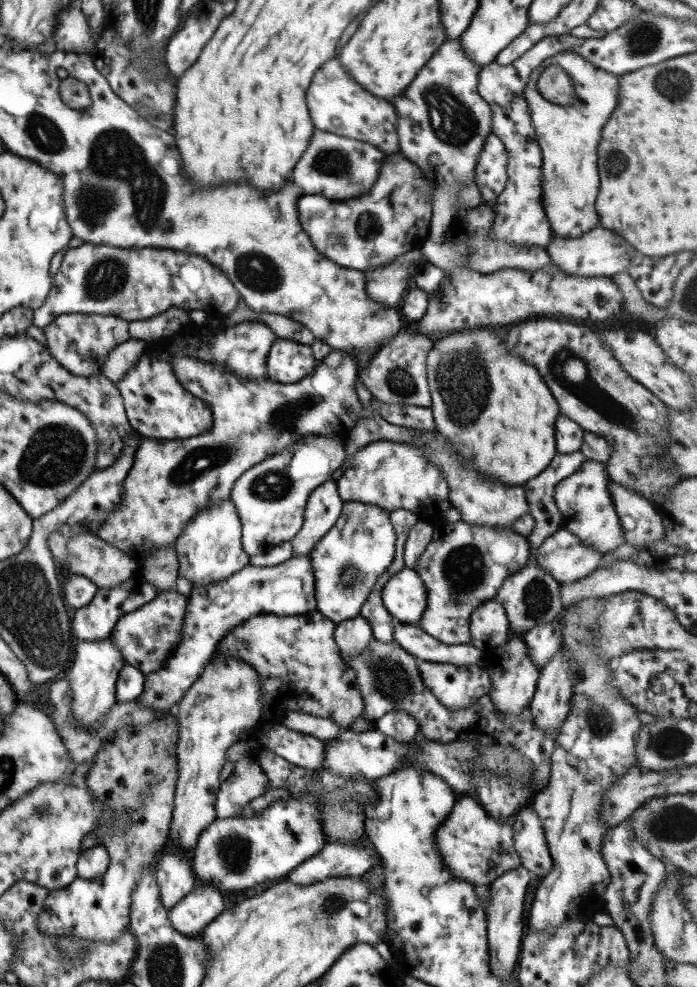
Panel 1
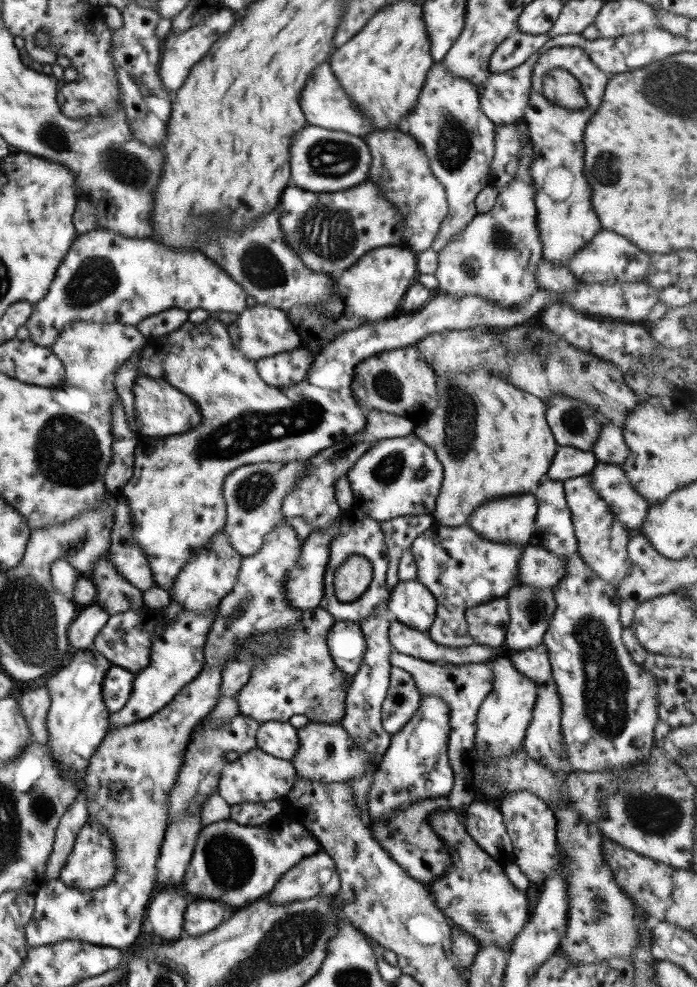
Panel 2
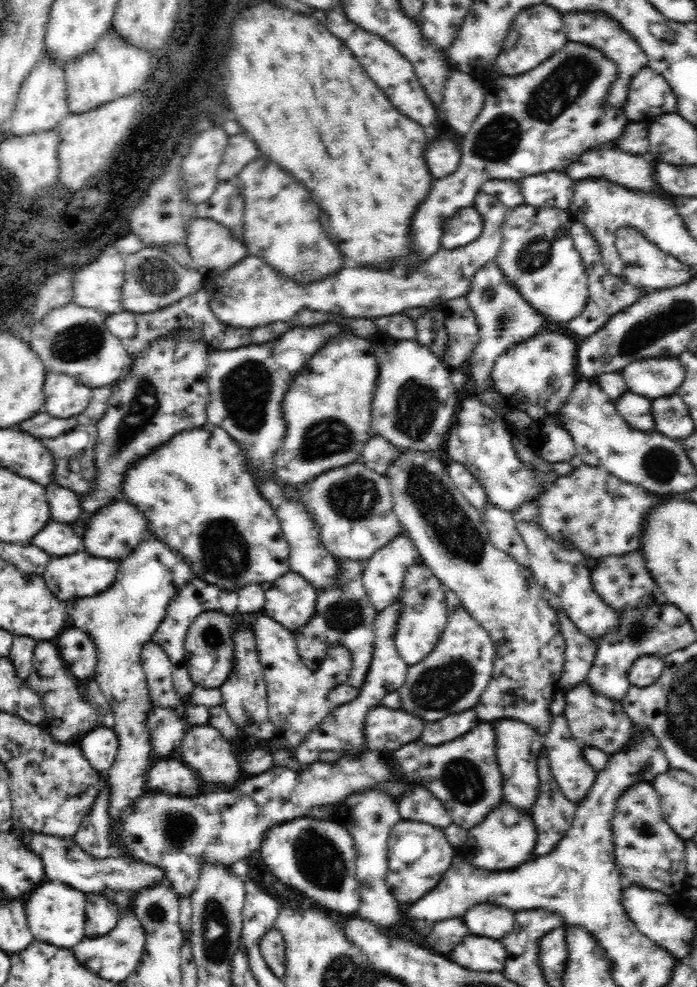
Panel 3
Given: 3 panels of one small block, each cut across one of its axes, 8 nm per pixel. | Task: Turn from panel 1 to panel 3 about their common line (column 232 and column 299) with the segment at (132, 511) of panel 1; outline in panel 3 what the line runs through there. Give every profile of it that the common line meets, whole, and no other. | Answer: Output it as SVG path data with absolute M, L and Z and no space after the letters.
M348 332L336 334L328 338L314 356L310 356L310 360L292 381L282 402L287 434L274 458L275 475L282 484L302 488L327 470L360 461L364 446L372 436L371 404L379 375L379 364L374 356L373 346L374 340Z

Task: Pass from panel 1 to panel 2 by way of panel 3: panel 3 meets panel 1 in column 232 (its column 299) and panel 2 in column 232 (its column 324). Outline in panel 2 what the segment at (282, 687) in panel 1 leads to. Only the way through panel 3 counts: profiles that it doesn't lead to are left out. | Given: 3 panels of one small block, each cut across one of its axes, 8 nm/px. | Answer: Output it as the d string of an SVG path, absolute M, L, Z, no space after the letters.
M289 523L279 524L277 527L274 527L268 534L265 534L265 542L262 543L262 548L258 554L254 554L254 556L248 556L242 558L242 564L239 568L239 573L237 576L236 584L234 588L220 601L220 604L217 606L217 611L215 612L214 620L210 625L209 633L206 637L206 644L204 645L204 656L205 656L205 666L200 671L200 674L192 681L189 682L188 685L183 686L176 694L174 700L170 701L168 705L166 705L162 710L154 713L149 719L135 722L134 724L129 724L128 726L115 726L115 728L110 729L109 733L103 738L103 742L100 743L100 746L95 750L95 753L92 755L90 759L88 768L86 769L86 774L84 778L82 778L81 782L84 782L85 791L87 794L88 804L89 804L89 820L92 823L100 823L106 830L107 833L110 833L115 840L115 853L116 853L116 862L117 862L117 873L114 875L113 881L109 882L106 886L103 886L98 890L80 890L76 888L70 888L66 886L64 882L62 882L59 878L52 879L48 881L43 887L40 887L37 891L33 892L35 896L35 910L33 916L30 920L30 923L26 926L26 941L28 941L27 946L46 946L46 945L54 945L58 942L63 942L66 940L74 940L90 943L91 945L98 946L107 946L115 949L120 949L121 951L125 951L130 944L134 944L136 940L138 940L138 936L140 936L140 932L142 930L142 922L146 917L148 904L151 902L151 898L153 894L156 892L155 890L155 880L157 873L157 858L160 854L160 849L162 846L162 841L165 837L165 830L168 826L167 824L167 806L169 803L169 796L171 795L171 790L173 789L174 783L176 782L179 768L183 763L183 756L187 746L189 744L189 740L193 735L193 730L195 726L206 718L207 714L214 710L214 707L218 704L218 699L220 699L220 689L221 689L221 672L225 667L225 664L230 660L237 660L235 654L236 650L240 651L241 647L247 642L249 638L256 638L257 636L262 636L270 631L282 630L282 628L289 628L290 633L287 633L288 638L283 642L285 647L280 647L274 650L268 657L261 656L253 656L254 668L252 669L251 675L249 676L249 681L241 688L240 692L238 692L238 704L239 709L242 715L247 717L252 717L254 720L257 720L259 723L268 722L268 721L278 721L278 722L286 722L291 716L295 714L303 714L306 715L310 722L320 722L326 724L338 724L345 713L345 701L346 694L348 694L348 687L351 683L351 678L347 678L345 674L341 670L337 669L337 664L333 661L331 657L328 645L327 645L327 636L330 632L332 626L337 621L327 610L324 608L316 607L313 609L300 610L295 606L292 606L287 599L287 592L285 587L285 580L287 579L289 570L291 568L296 567L296 563L298 563L298 557L300 557L300 550L302 547L302 543L298 539L296 535L296 531L289 525Z

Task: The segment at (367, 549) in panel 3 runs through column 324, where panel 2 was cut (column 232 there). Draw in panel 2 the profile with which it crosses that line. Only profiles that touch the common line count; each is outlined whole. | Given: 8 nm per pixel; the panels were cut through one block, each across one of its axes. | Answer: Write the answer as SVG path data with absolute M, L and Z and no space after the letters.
M310 460L288 463L262 462L238 467L224 482L224 500L226 501L225 530L234 551L242 557L258 554L268 534L279 524L288 523L289 518L282 514L282 499L286 498L300 476L306 476Z

